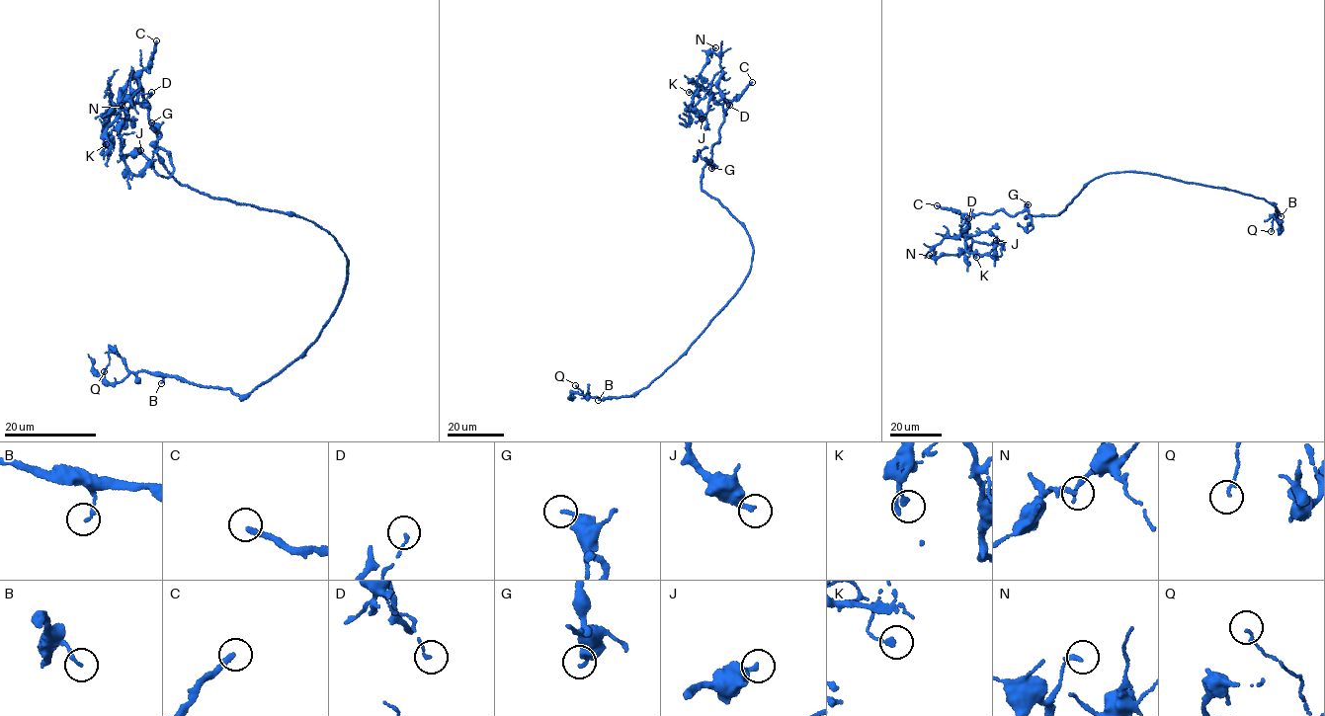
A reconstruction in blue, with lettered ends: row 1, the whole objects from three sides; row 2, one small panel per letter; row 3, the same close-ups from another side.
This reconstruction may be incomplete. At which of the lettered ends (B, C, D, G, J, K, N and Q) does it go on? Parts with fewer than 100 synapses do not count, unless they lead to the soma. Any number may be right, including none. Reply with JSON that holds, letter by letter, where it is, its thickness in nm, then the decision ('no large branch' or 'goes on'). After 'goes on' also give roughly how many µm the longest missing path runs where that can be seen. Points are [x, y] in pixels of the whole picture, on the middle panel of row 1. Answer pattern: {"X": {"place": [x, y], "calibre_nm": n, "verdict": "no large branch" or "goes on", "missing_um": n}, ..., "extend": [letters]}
{"B": {"place": [598, 400], "calibre_nm": 160, "verdict": "no large branch"}, "C": {"place": [752, 82], "calibre_nm": 240, "verdict": "goes on", "missing_um": 70}, "D": {"place": [729, 105], "calibre_nm": 110, "verdict": "no large branch"}, "G": {"place": [711, 168], "calibre_nm": 140, "verdict": "no large branch"}, "J": {"place": [702, 119], "calibre_nm": 360, "verdict": "no large branch"}, "K": {"place": [689, 92], "calibre_nm": 190, "verdict": "no large branch"}, "N": {"place": [715, 47], "calibre_nm": 200, "verdict": "no large branch"}, "Q": {"place": [575, 385], "calibre_nm": 120, "verdict": "no large branch"}, "extend": ["C"]}

